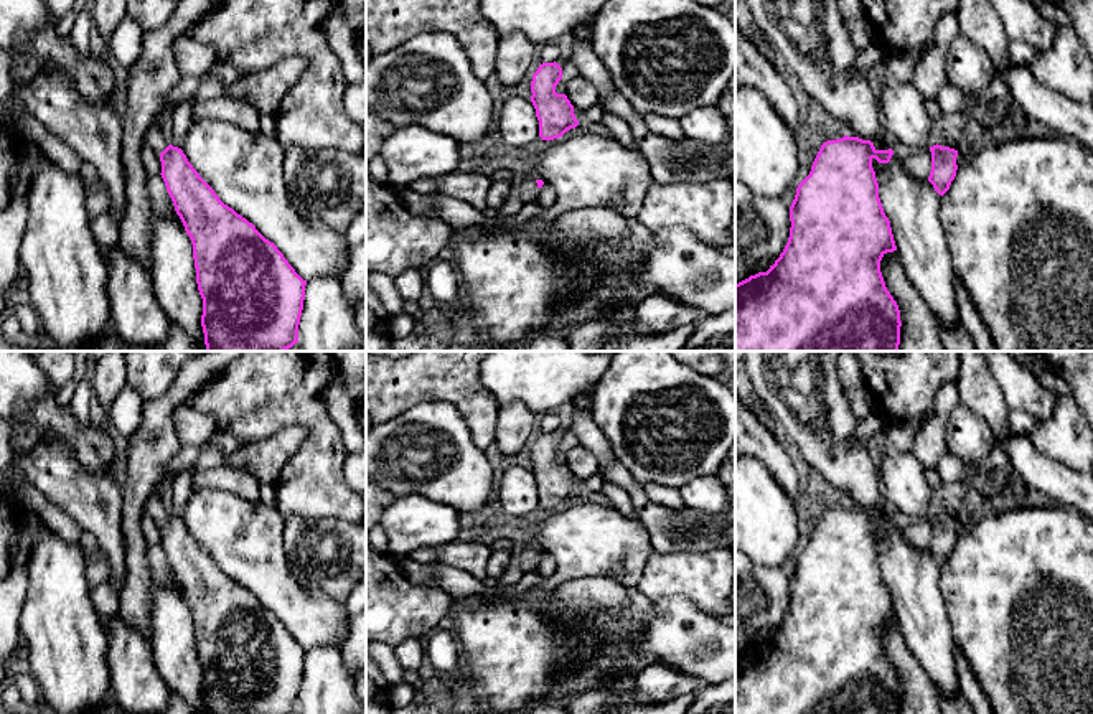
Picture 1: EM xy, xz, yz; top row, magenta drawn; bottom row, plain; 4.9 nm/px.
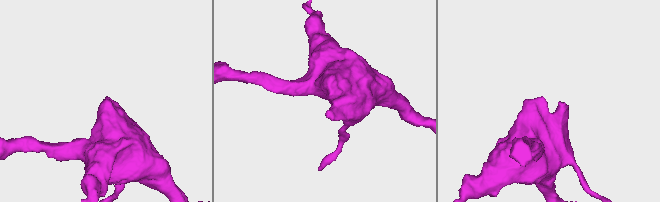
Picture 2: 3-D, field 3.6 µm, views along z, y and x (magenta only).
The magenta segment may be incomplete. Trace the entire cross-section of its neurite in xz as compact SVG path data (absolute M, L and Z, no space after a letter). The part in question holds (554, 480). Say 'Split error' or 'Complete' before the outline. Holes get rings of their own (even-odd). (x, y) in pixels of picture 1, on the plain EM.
Complete. M554 430L542 432L531 450L531 472L539 490L539 506L547 511L562 506L567 500L579 495L574 475L567 465L556 462L561 449L562 437Z

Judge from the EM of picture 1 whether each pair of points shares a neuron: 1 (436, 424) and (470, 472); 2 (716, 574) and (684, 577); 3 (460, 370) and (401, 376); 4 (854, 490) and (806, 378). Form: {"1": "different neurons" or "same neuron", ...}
{"1": "same neuron", "2": "same neuron", "3": "same neuron", "4": "same neuron"}

